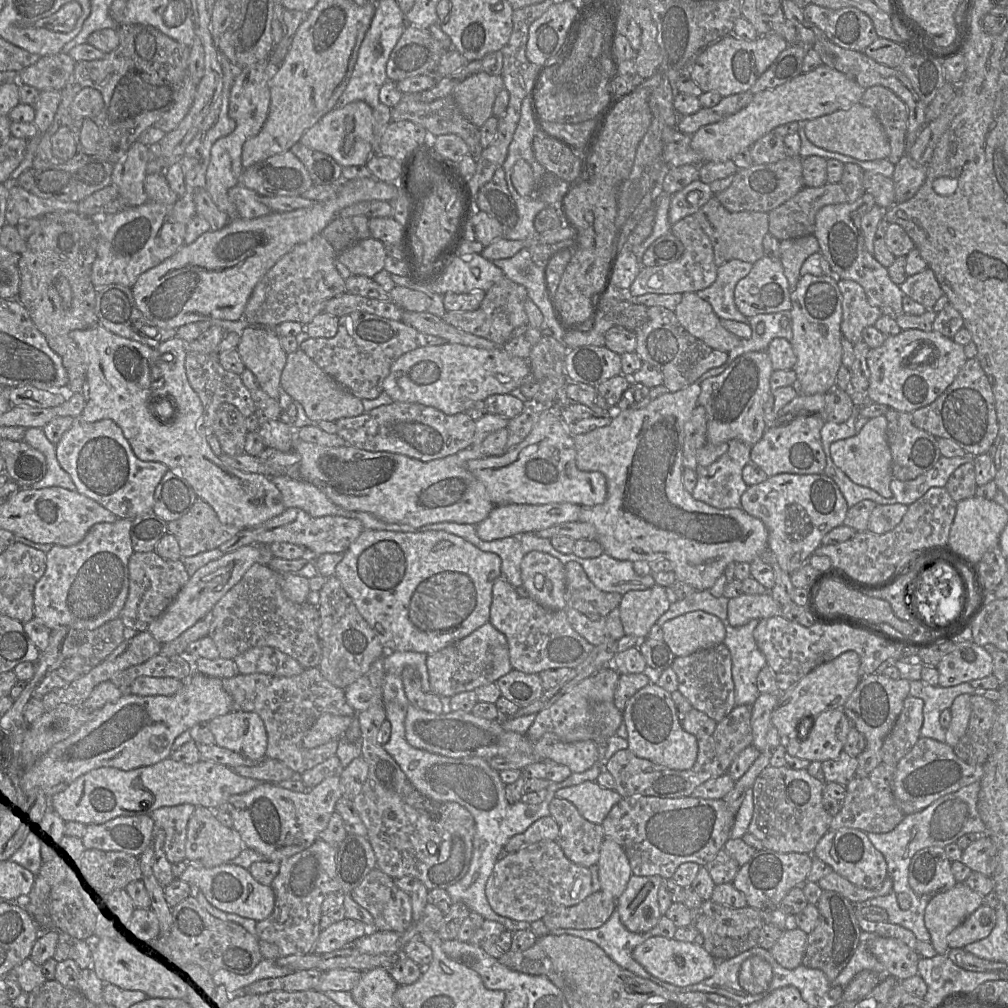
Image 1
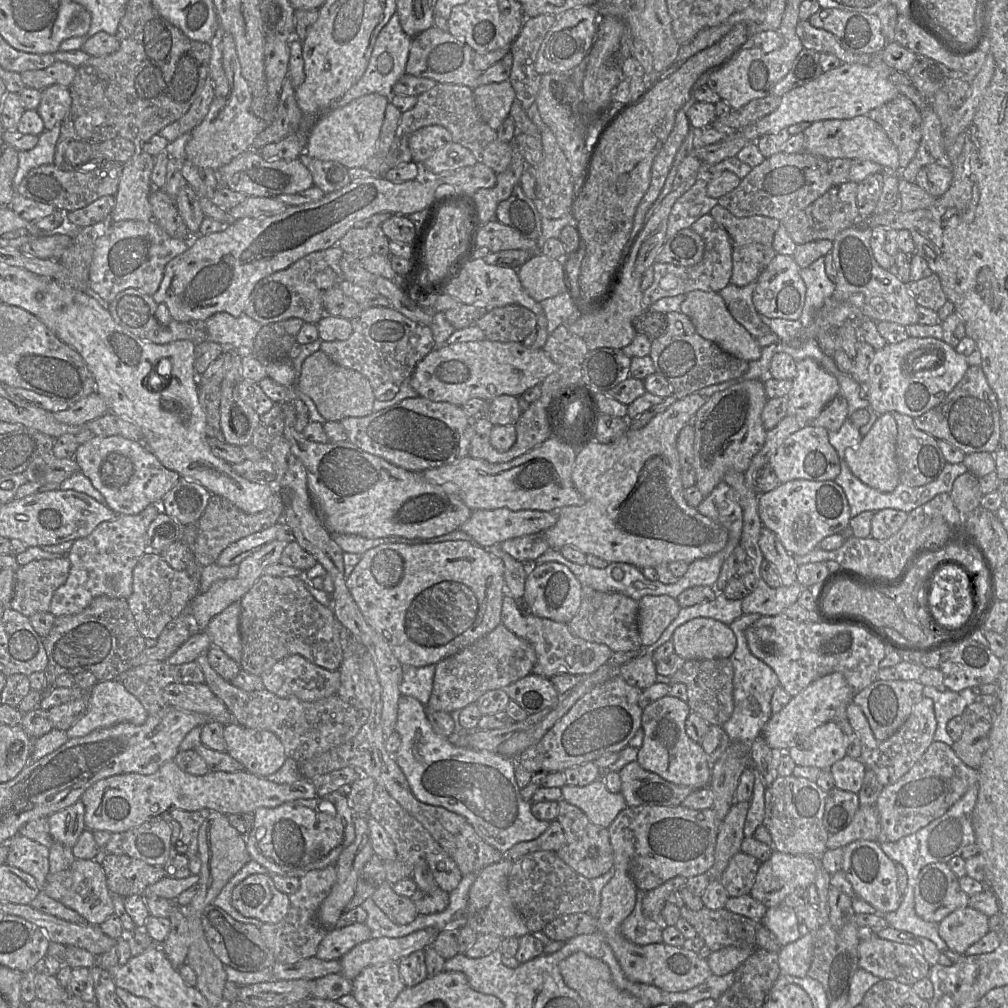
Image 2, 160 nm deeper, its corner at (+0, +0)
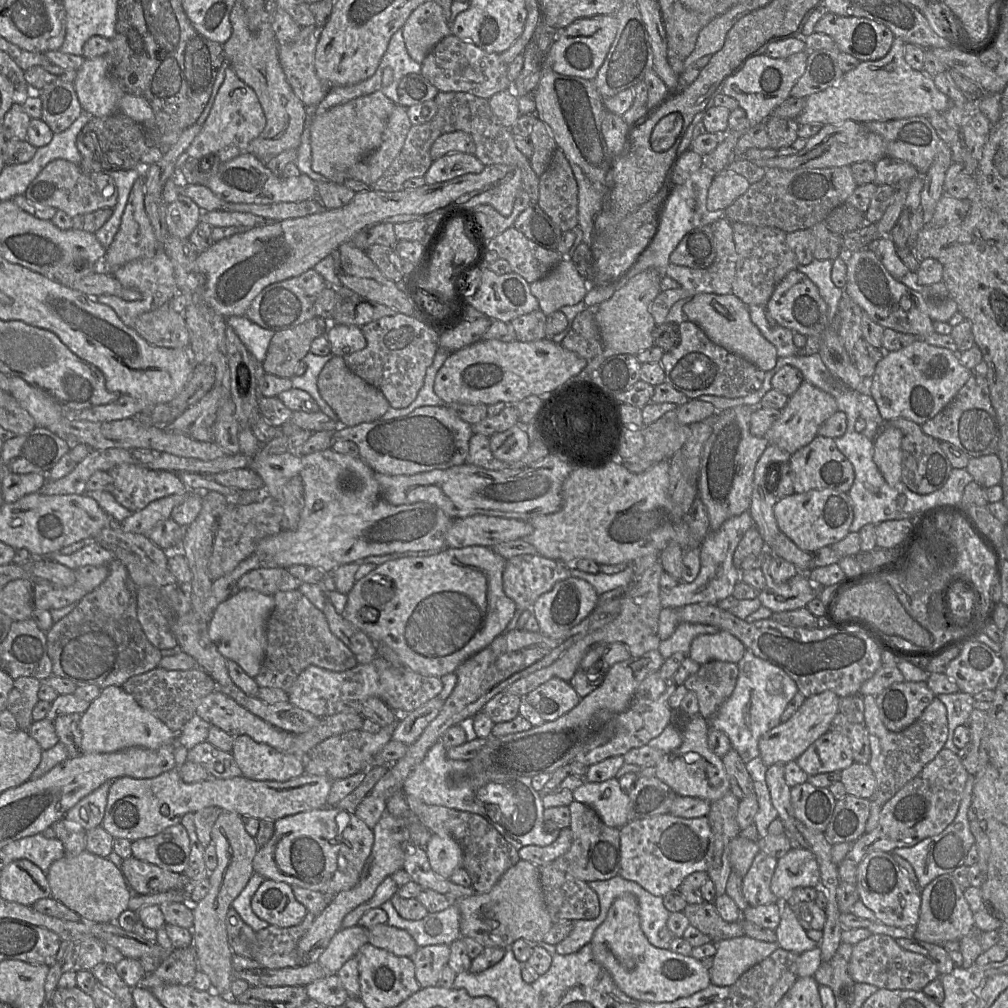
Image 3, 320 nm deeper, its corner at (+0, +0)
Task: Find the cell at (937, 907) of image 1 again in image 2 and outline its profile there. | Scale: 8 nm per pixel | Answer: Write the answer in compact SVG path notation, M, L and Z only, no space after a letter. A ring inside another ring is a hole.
M969 906L953 911L938 924L939 936L960 955L988 932L989 917Z

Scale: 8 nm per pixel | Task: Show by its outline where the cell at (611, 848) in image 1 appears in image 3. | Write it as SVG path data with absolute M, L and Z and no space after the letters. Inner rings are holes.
M625 893L614 900L606 919L592 938L593 957L613 978L617 987L631 998L649 1002L671 1002L707 988L709 971L700 960L653 946L640 926L637 898Z

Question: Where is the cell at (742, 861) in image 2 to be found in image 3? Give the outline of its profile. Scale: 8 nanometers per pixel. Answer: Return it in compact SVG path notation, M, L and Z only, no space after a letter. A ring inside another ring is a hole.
M759 852L742 878L742 892L751 907L780 902L770 887L777 862L778 859Z

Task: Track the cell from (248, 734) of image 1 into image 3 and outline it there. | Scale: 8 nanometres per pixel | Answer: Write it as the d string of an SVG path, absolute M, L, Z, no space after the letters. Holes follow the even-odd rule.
M247 735L234 737L231 754L243 777L251 780L284 782L305 773L296 755L258 743Z

